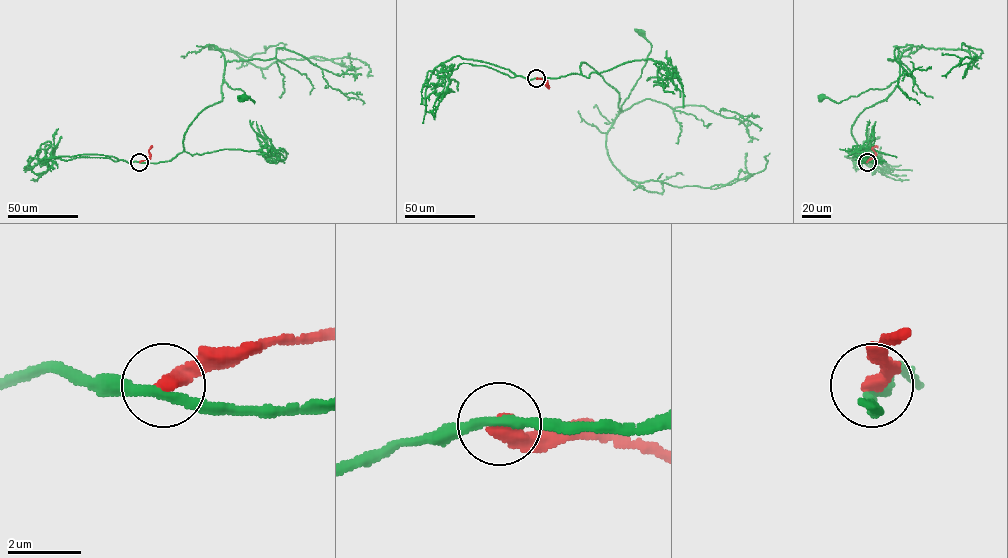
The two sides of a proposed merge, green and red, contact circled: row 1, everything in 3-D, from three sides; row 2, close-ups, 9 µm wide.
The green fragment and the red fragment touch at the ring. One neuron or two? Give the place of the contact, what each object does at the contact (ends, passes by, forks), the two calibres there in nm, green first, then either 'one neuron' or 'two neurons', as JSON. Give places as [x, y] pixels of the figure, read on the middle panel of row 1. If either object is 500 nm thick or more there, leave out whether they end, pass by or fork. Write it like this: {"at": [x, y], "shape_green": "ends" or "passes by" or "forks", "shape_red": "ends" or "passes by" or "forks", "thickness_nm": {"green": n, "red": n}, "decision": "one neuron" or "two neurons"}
{"at": [536, 78], "shape_green": "passes by", "shape_red": "ends", "thickness_nm": {"green": 260, "red": 440}, "decision": "two neurons"}

